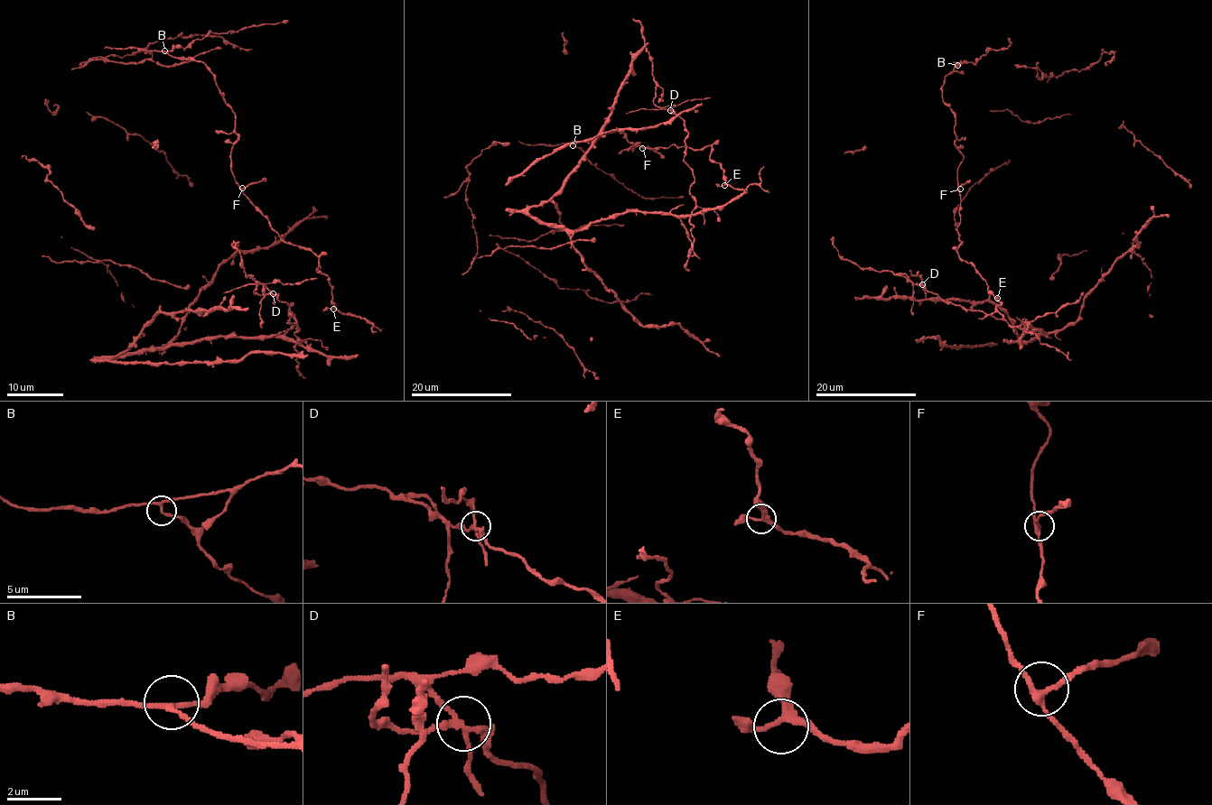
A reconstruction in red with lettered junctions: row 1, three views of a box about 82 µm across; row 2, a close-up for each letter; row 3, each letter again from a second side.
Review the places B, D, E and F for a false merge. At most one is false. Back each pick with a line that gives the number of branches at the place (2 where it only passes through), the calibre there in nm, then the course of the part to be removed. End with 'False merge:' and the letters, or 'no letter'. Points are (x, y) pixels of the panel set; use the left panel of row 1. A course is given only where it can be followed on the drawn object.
D: Branches: 5. Thickness 200 nm. Course of the part to remove: (273, 293), (265, 284), (271, 282), (301, 283), (316, 277)
False merge: D

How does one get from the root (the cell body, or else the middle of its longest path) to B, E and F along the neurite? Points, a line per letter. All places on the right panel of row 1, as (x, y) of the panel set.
B: (957, 233), (961, 203), (957, 168), (964, 155), (955, 143), (955, 113), (942, 97), (945, 77), (957, 65)
E: (957, 233), (961, 241), (958, 257), (974, 267), (987, 289), (997, 298)
F: (957, 233), (960, 189)

